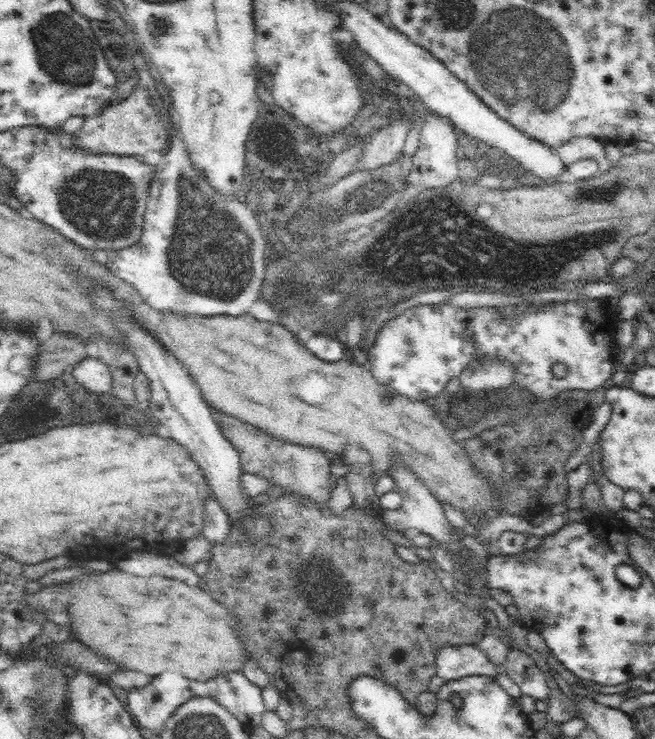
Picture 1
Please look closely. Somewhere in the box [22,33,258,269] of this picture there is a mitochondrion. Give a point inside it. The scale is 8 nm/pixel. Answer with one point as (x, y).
(102, 206)

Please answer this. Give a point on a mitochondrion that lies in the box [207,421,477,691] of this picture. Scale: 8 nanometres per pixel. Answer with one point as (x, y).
(312, 583)

